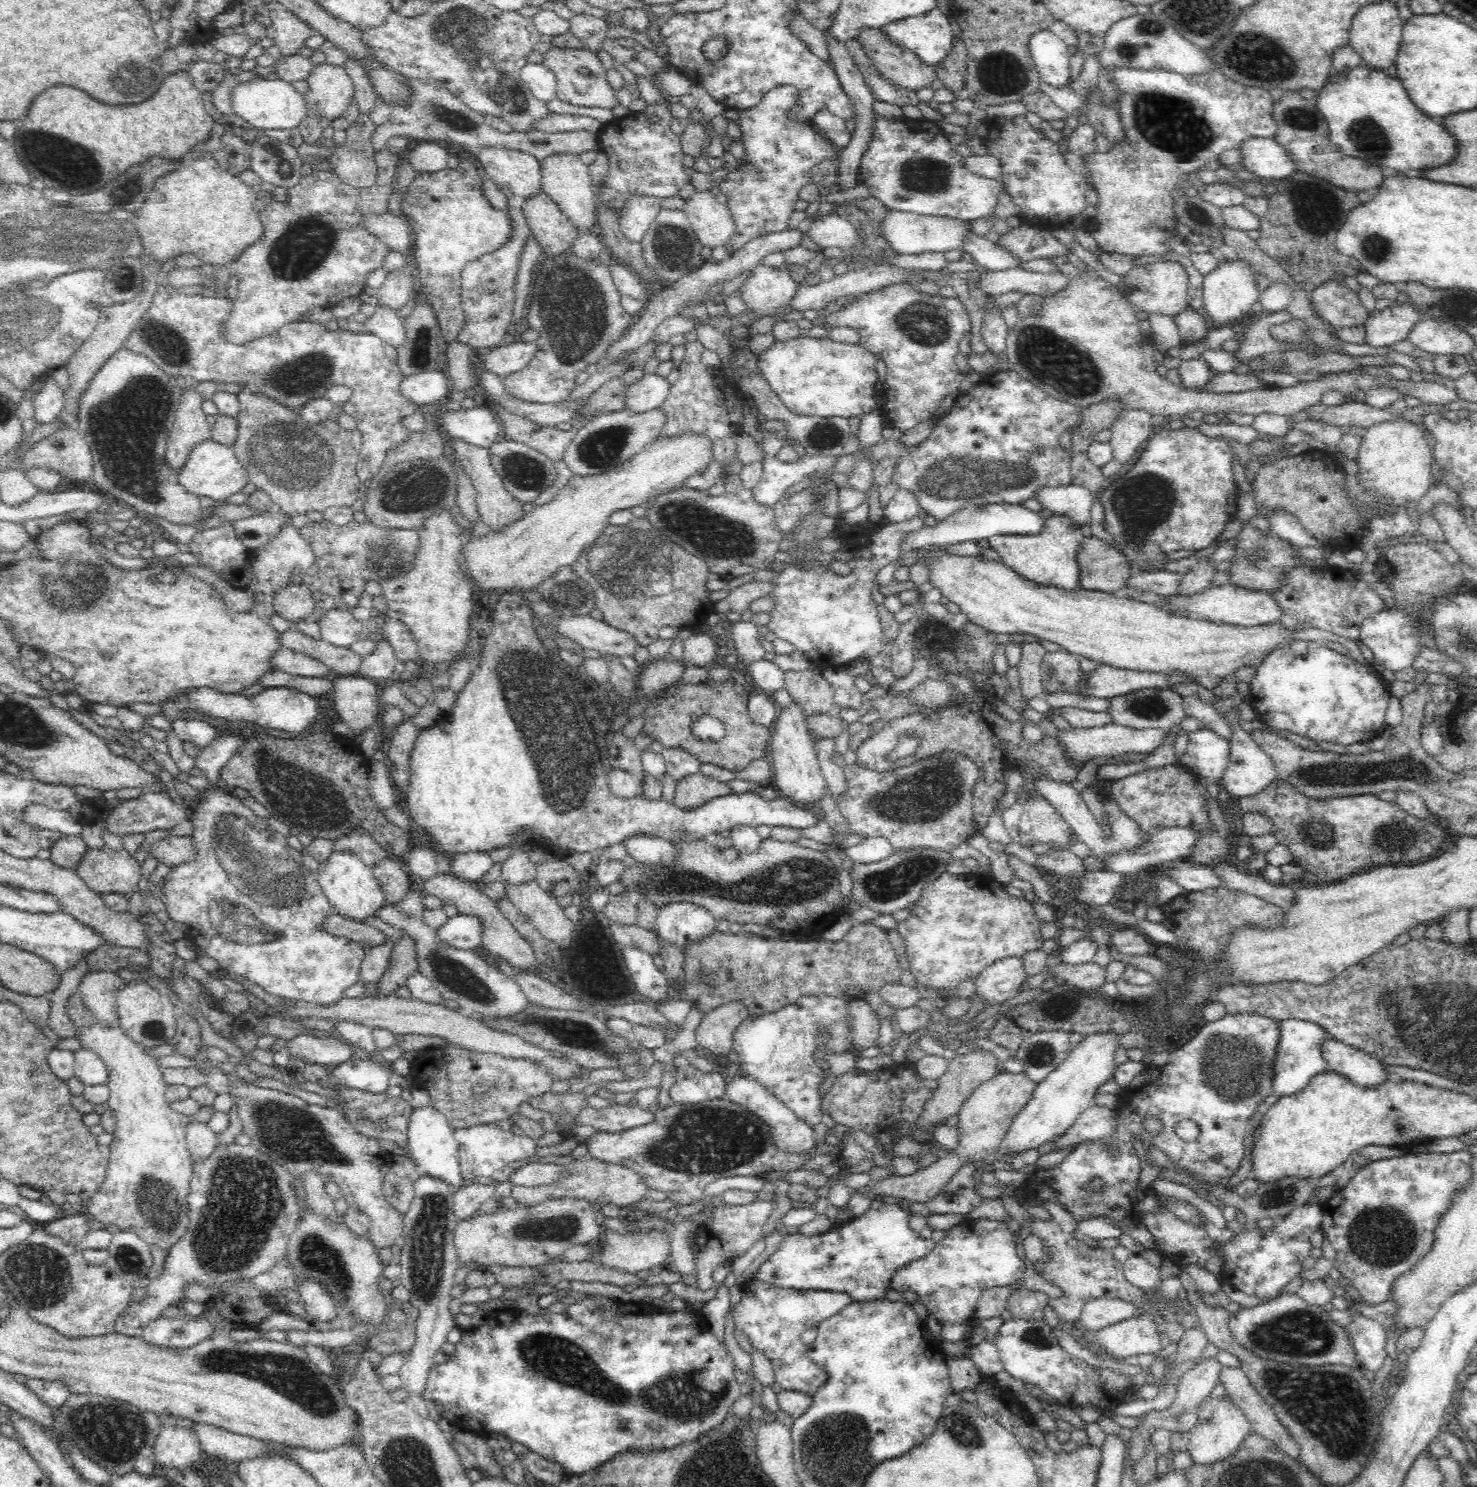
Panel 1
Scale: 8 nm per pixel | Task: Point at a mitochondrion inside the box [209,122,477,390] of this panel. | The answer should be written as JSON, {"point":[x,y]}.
{"point":[301,249]}

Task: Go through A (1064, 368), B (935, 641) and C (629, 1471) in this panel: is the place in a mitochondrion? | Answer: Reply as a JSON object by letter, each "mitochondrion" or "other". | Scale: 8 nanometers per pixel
{"A":"mitochondrion","B":"other","C":"other"}

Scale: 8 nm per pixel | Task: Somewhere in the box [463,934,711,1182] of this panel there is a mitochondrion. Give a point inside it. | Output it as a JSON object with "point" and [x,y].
{"point":[574,1032]}

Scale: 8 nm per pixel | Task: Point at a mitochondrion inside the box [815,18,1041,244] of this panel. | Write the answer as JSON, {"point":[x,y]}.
{"point":[924,175]}

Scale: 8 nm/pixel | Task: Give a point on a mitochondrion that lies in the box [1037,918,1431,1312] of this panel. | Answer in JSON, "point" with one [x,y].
{"point":[1232,1064]}

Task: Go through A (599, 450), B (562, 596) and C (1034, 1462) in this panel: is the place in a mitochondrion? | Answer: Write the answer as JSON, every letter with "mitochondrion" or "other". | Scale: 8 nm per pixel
{"A":"mitochondrion","B":"mitochondrion","C":"other"}

